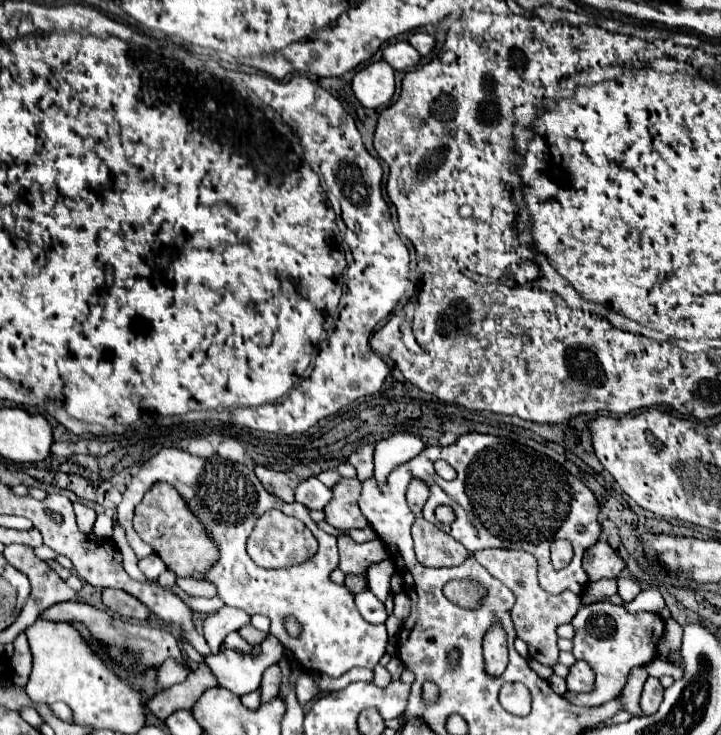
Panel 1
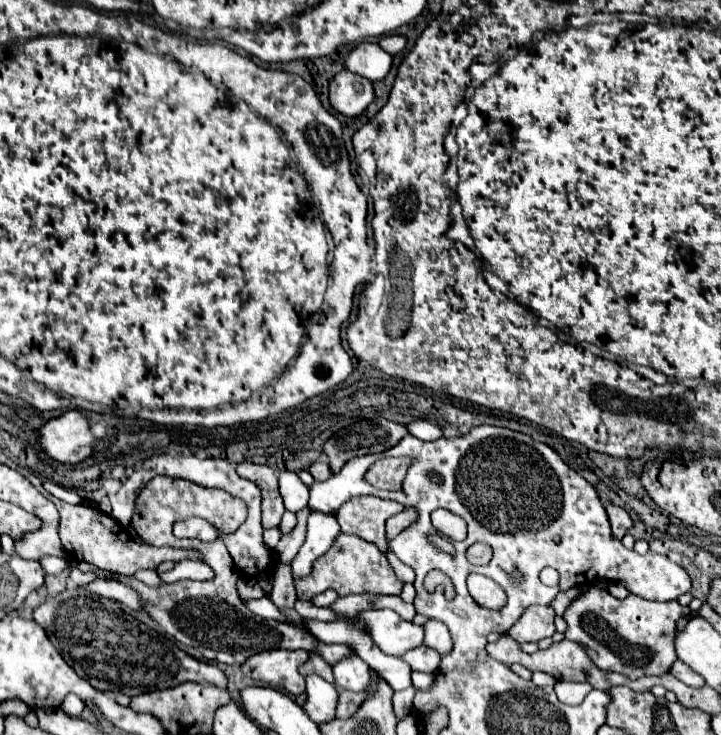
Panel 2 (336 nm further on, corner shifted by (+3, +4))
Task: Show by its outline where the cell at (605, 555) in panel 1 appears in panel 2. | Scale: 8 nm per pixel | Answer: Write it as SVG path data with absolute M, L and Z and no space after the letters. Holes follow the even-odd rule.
M610 504L610 506L606 508L606 512L608 512L610 524L612 524L612 536L614 536L616 540L622 540L622 536L624 536L624 534L628 532L628 528L632 526L632 520L630 520L628 512L622 510L622 508L618 508L618 506L614 506L614 504Z

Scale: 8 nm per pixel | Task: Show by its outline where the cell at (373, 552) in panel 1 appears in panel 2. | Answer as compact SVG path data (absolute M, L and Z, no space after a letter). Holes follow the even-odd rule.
M338 534L334 544L326 554L322 554L314 562L314 570L310 578L304 578L302 582L296 582L296 592L300 600L310 600L314 594L320 594L324 590L336 590L340 596L348 594L400 594L402 582L396 578L394 570L390 568L384 554L378 552L378 548L358 536L350 534Z

